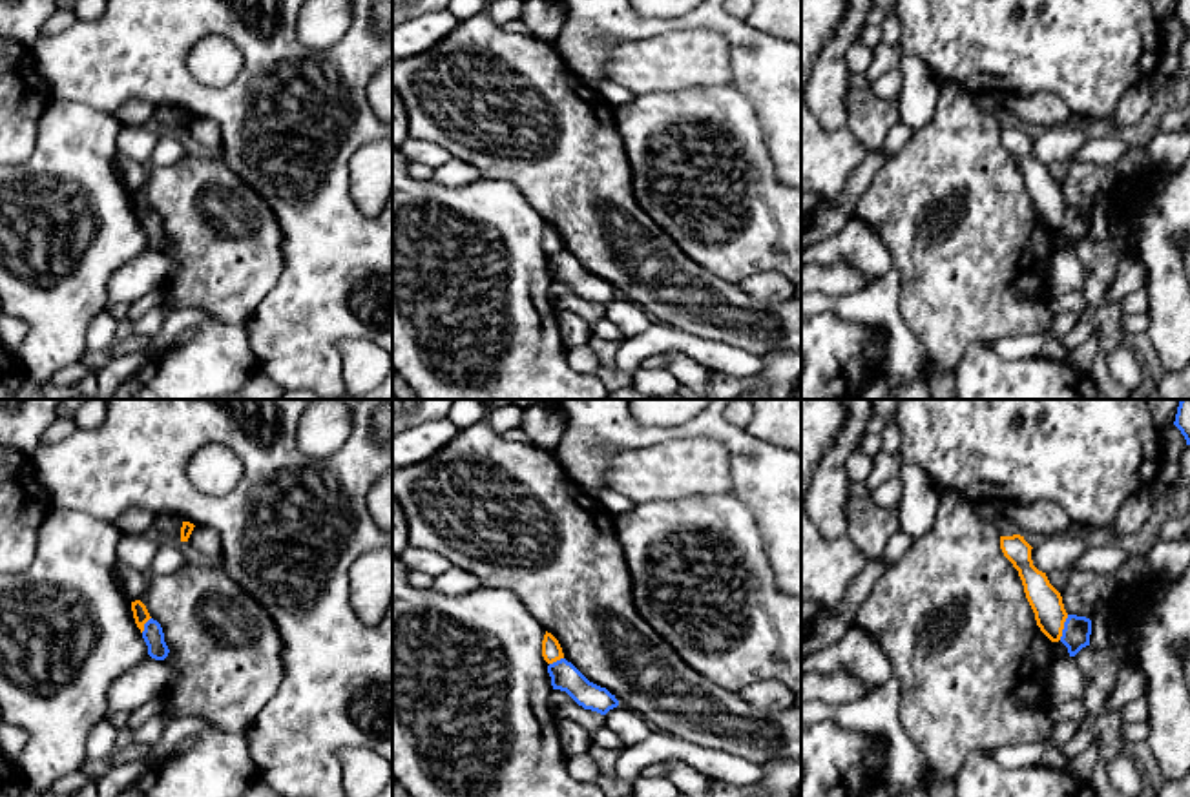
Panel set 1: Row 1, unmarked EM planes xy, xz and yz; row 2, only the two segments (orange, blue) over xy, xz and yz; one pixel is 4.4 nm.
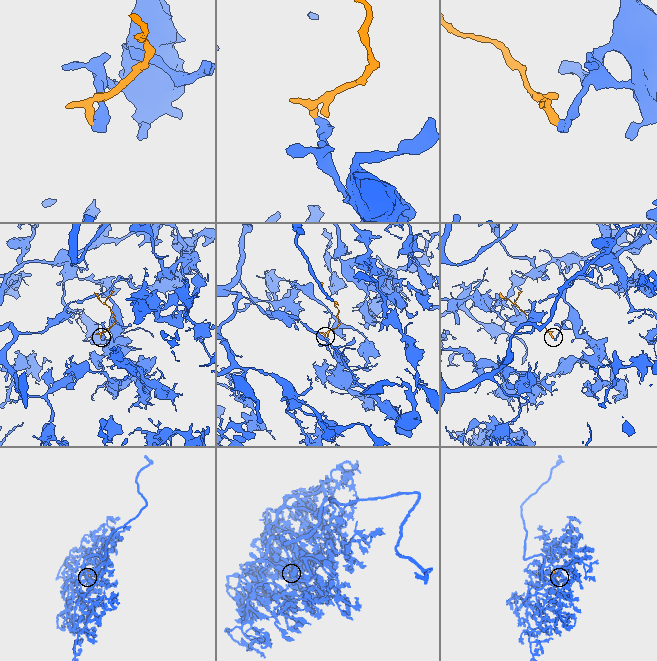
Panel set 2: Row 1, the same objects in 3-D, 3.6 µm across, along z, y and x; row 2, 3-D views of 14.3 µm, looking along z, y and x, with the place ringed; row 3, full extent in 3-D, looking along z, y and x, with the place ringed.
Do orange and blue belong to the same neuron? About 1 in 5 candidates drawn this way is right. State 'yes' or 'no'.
no

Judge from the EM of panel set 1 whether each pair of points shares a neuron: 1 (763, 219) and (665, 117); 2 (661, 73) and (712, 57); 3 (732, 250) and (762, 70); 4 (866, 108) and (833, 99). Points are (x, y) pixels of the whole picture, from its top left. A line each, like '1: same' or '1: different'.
1: same
2: same
3: different
4: different

